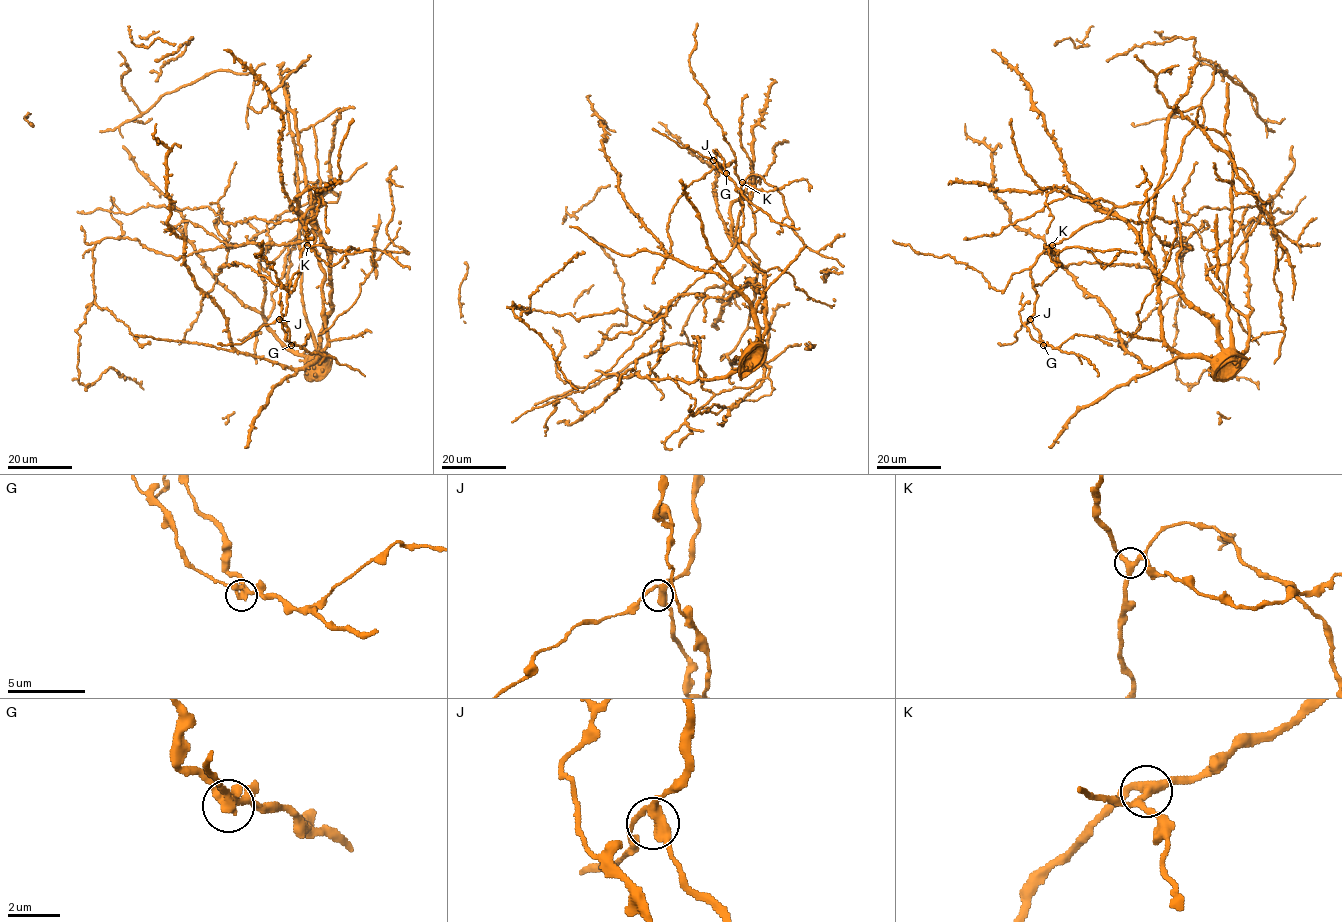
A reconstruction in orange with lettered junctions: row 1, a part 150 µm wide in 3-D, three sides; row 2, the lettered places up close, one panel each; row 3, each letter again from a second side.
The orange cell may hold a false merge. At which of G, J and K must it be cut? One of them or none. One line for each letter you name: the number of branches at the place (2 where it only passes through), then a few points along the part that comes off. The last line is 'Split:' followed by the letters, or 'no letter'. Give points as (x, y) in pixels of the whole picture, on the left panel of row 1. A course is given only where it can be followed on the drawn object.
G: branches 3; course (291, 345), (289, 329), (282, 320), (281, 293)
Split: G

